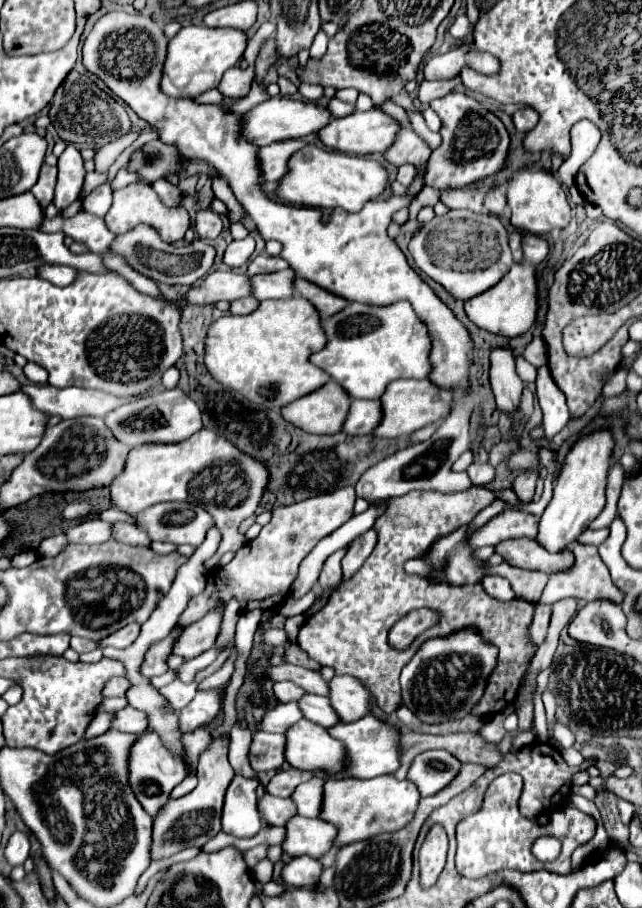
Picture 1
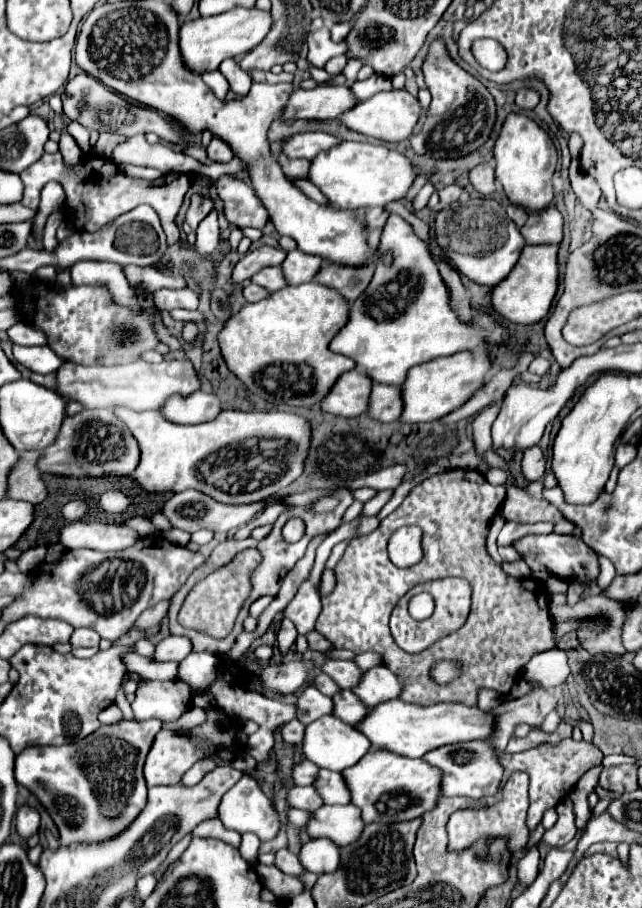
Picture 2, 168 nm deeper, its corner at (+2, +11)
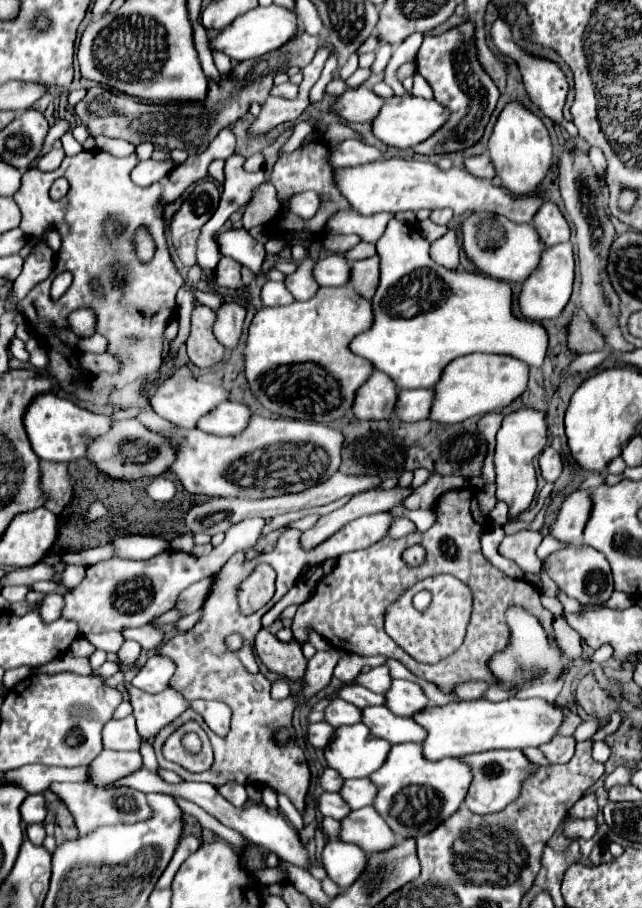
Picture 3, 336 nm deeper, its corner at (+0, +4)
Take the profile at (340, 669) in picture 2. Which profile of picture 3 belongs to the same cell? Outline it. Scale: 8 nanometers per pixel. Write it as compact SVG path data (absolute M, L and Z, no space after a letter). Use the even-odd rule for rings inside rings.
M378 666L378 668L372 668L368 672L360 672L352 684L358 684L358 686L364 686L376 694L384 694L388 690L388 684L392 682L390 674L388 674L388 668L386 666Z

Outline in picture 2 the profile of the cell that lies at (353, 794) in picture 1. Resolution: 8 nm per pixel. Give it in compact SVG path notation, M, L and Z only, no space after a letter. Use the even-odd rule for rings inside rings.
M370 749L358 765L342 771L352 793L352 803L362 809L364 823L402 823L422 817L434 809L442 797L442 769L422 761L410 759L388 749Z

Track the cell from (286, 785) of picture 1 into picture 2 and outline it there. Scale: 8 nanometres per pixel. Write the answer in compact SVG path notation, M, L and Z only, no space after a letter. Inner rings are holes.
M302 761L294 767L294 783L296 785L312 785L314 777L318 775L318 765L314 765L312 761Z

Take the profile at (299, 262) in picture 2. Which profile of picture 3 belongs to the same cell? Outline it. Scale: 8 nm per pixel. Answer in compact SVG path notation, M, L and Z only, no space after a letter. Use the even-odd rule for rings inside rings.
M330 254L314 264L312 274L318 286L344 286L348 284L350 264L342 254Z

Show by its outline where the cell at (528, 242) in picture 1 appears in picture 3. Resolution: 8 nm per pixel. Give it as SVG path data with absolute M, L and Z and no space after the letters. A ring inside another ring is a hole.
M544 202L540 206L540 210L536 212L536 216L532 220L532 226L538 232L544 246L556 246L560 242L570 240L570 226L564 220L558 206L552 202Z

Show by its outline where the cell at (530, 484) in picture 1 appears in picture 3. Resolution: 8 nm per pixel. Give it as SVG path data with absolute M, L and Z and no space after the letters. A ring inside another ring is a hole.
M548 446L538 456L538 466L540 466L540 474L546 482L556 482L556 478L562 472L562 458L554 448Z

